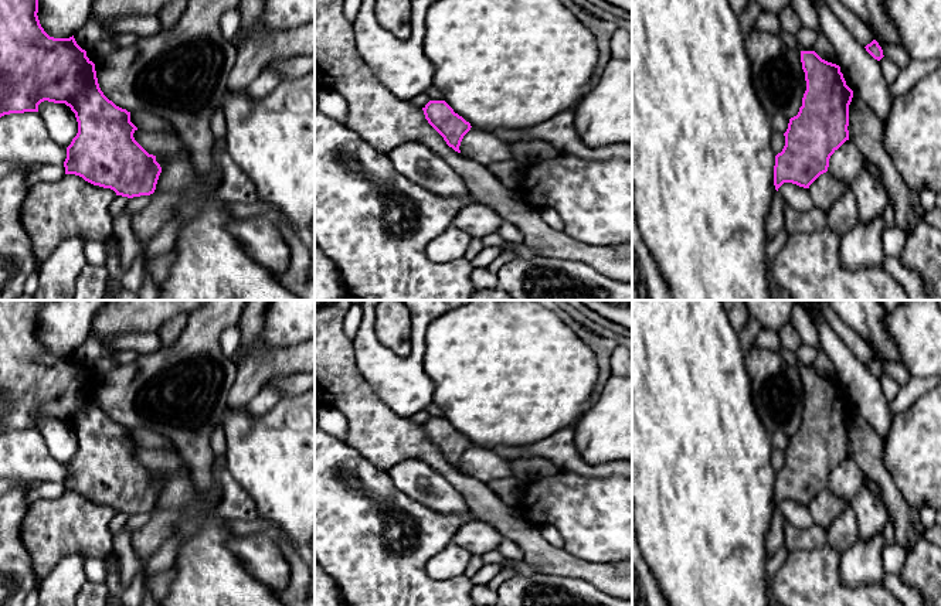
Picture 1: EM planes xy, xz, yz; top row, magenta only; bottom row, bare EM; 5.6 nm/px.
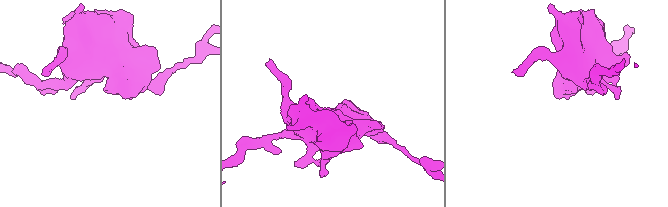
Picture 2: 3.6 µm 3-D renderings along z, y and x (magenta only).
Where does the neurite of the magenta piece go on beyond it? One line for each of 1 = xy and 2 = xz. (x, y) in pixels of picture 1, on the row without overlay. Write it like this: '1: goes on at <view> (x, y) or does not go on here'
1: does not go on here
2: does not go on here

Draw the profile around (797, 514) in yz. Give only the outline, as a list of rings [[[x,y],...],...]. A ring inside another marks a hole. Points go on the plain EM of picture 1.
[[[784,500],[778,505],[778,510],[785,517],[787,522],[794,525],[796,530],[805,531],[815,525],[808,505],[792,500]]]

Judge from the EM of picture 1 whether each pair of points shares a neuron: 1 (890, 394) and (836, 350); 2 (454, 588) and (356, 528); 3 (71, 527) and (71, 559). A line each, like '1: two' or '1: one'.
1: two
2: one
3: two

